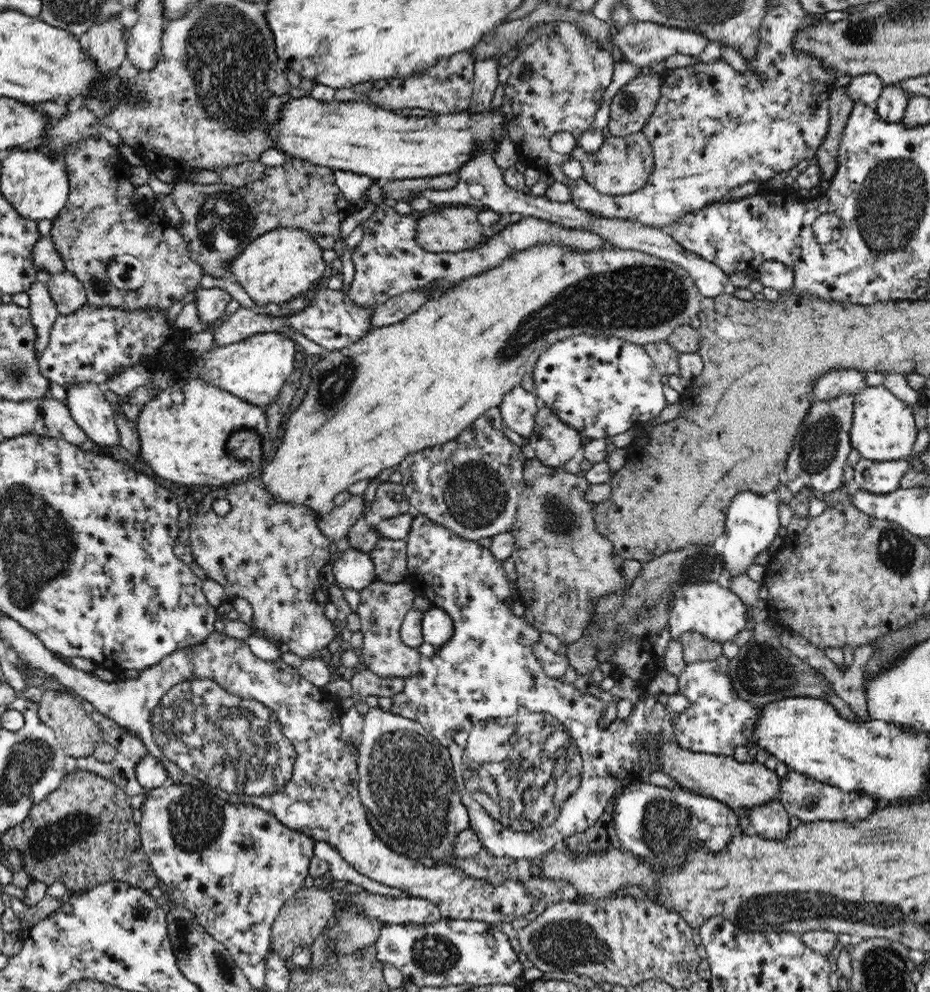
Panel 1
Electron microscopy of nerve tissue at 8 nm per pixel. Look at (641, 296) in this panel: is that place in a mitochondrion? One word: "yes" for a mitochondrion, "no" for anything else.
yes

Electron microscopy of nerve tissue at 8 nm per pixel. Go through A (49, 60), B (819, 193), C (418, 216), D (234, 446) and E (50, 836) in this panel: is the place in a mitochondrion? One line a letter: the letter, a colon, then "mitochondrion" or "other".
A: other
B: other
C: other
D: mitochondrion
E: mitochondrion

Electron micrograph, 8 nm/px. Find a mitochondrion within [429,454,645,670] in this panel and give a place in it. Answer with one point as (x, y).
(476, 498)

